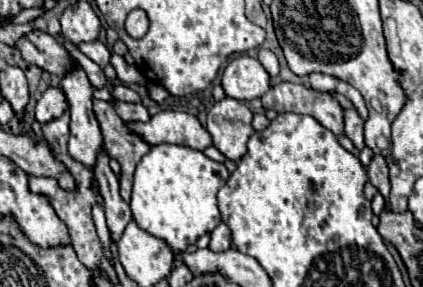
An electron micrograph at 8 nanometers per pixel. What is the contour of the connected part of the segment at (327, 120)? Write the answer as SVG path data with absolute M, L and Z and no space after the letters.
M280 82L272 86L264 96L262 96L262 106L264 110L276 110L278 114L284 112L296 112L296 114L310 114L316 118L324 128L332 130L338 140L348 148L354 150L354 146L348 142L344 136L344 116L342 116L342 106L334 100L330 94L316 92L312 88L306 88L302 84L290 84L290 82Z

